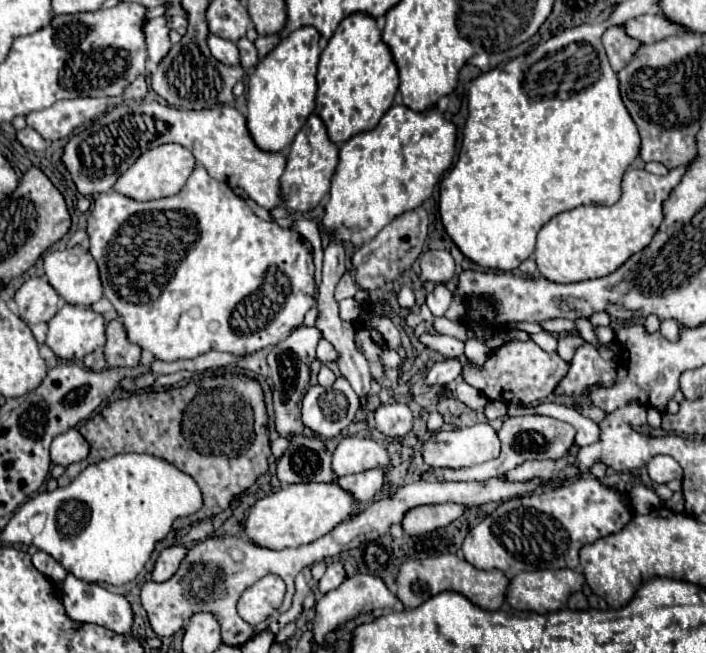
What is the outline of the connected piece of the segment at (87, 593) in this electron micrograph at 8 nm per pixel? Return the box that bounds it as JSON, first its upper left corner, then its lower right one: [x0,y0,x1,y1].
[62,576,132,634]

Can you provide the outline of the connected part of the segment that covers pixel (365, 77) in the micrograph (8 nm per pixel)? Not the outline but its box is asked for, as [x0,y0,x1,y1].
[314,12,398,144]

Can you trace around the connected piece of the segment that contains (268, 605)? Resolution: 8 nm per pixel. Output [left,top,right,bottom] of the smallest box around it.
[238,574,284,622]

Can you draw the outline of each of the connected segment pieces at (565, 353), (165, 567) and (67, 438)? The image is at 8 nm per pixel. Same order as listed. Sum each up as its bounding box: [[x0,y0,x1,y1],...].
[[558,334,584,362],[152,546,188,582],[50,430,88,466]]

